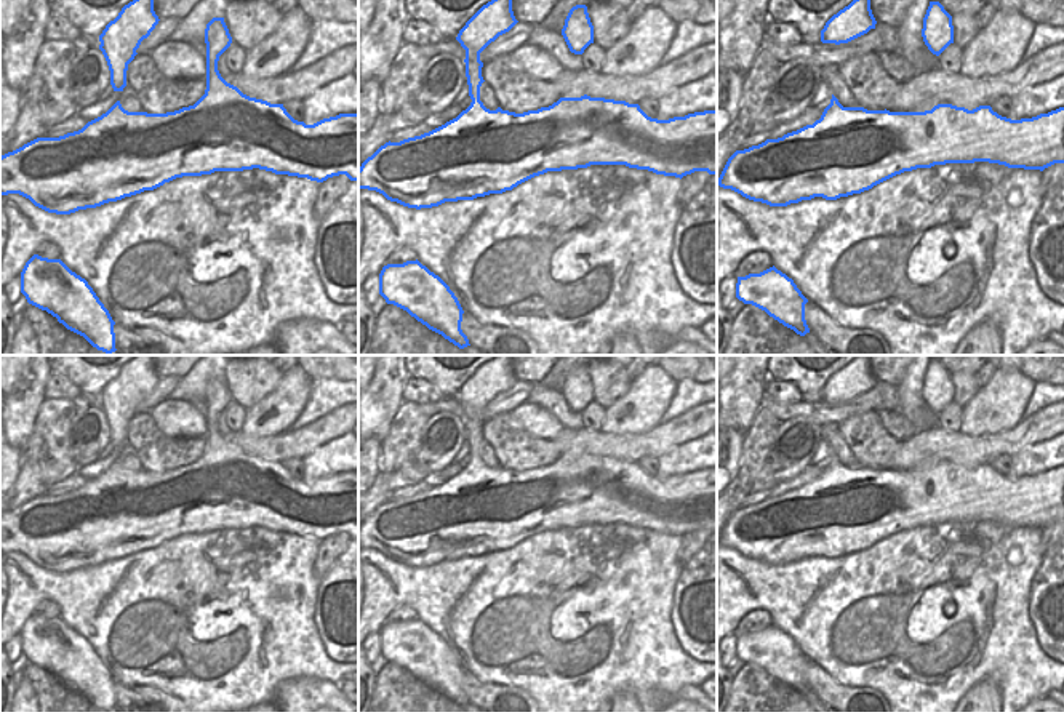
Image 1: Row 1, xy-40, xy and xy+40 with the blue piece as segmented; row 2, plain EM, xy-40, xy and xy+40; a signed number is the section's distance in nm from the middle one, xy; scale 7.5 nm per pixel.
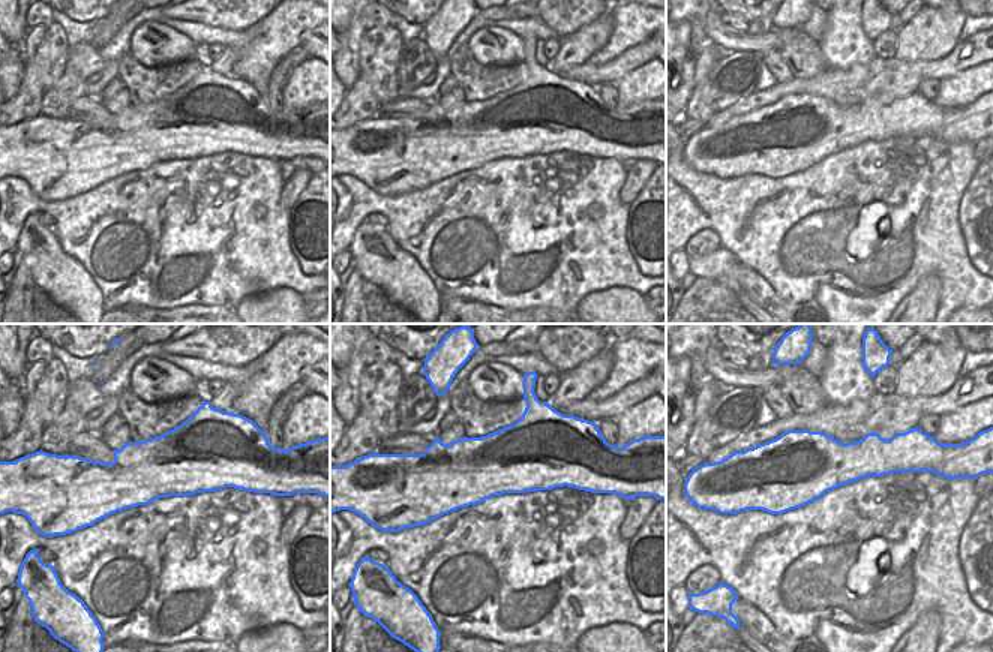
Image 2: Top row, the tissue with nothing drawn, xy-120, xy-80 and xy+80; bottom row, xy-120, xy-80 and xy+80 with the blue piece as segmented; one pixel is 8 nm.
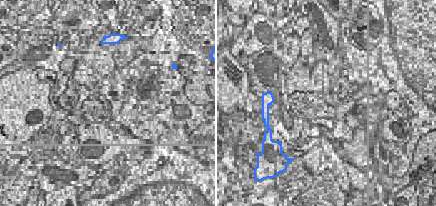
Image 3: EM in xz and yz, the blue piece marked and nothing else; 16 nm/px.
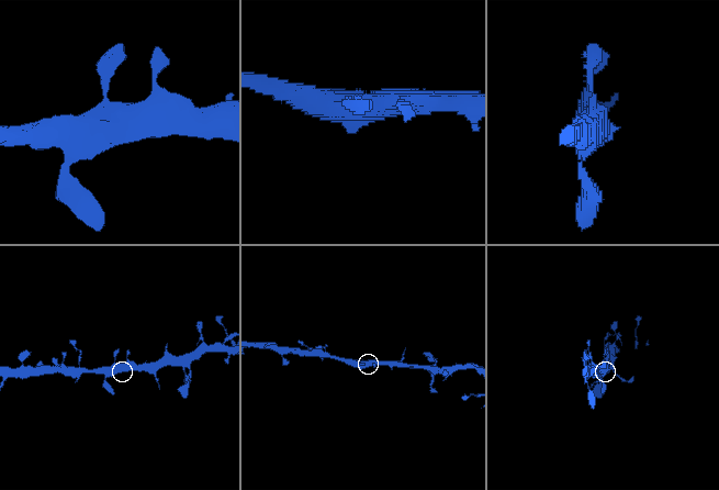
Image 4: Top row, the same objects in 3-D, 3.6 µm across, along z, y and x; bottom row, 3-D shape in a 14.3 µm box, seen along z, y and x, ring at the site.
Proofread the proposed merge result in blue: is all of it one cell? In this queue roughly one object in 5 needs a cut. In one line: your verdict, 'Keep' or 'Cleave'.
Keep

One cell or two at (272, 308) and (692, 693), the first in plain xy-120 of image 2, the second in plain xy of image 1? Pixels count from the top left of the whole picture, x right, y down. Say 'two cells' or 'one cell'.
one cell

